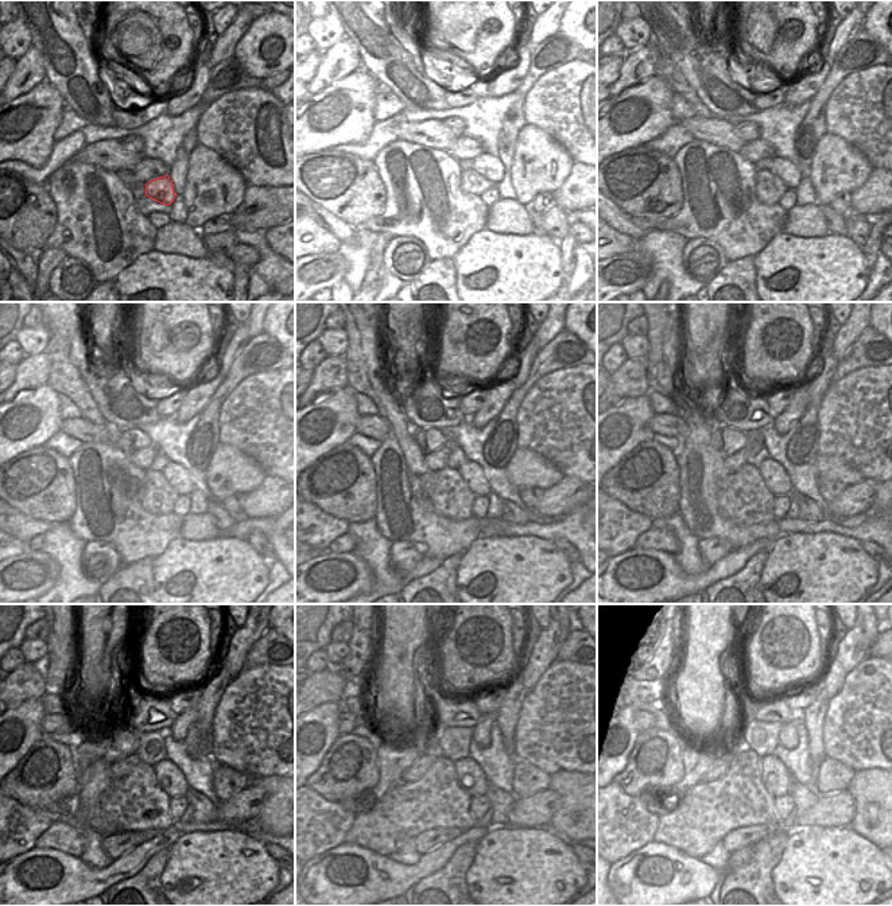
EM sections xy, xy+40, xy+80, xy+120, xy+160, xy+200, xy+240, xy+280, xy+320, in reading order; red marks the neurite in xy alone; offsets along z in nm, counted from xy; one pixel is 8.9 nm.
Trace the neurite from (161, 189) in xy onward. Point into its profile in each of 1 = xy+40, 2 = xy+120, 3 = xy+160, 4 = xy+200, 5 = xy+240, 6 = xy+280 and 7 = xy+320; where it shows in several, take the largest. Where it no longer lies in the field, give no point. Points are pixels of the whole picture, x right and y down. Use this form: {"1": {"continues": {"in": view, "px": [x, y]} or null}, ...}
{"1": {"continues": {"in": "xy+40", "px": [488, 170]}}, "2": {"continues": {"in": "xy+120", "px": [175, 476]}}, "3": {"continues": {"in": "xy+160", "px": [472, 473]}}, "4": {"continues": {"in": "xy+200", "px": [776, 480]}}, "5": {"continues": {"in": "xy+240", "px": [170, 778]}}, "6": {"continues": {"in": "xy+280", "px": [472, 778]}}, "7": {"continues": {"in": "xy+320", "px": [775, 777]}}}

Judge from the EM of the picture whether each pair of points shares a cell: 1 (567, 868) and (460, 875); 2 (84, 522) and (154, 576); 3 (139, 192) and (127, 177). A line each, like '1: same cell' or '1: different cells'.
1: same cell
2: different cells
3: same cell

